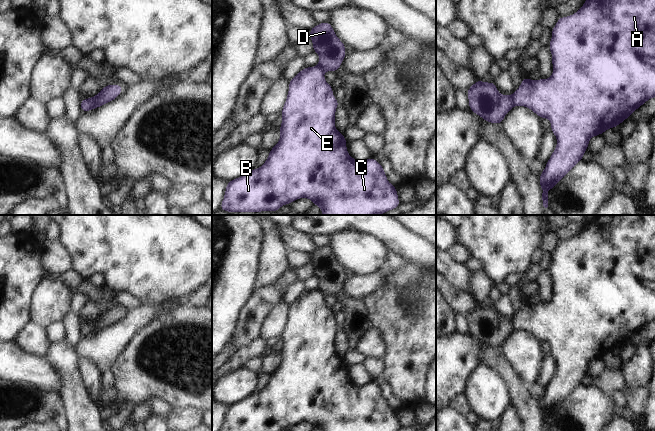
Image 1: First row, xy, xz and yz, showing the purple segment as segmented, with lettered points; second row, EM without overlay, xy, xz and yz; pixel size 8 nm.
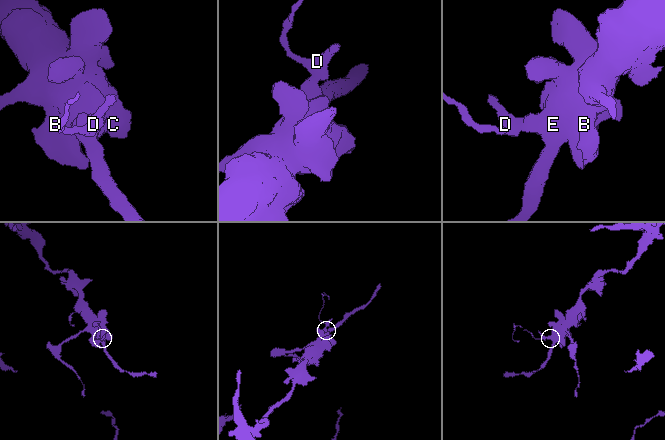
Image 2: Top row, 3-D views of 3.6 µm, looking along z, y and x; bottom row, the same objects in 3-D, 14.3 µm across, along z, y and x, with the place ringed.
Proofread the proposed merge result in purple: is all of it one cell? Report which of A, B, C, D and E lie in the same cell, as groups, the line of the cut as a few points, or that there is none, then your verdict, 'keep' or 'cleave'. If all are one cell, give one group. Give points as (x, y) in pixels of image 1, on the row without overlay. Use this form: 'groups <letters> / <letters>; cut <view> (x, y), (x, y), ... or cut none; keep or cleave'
groups A B C E / D; cut xy (96, 320), (91, 332); cleave

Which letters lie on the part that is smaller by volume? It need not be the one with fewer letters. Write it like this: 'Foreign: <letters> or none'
Foreign: D

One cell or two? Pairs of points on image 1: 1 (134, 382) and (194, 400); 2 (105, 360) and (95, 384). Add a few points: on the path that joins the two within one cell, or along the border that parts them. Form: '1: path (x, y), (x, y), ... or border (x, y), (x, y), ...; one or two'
1: path (149, 382), (163, 384), (179, 391); one
2: border (81, 357), (90, 359), (101, 372); two

